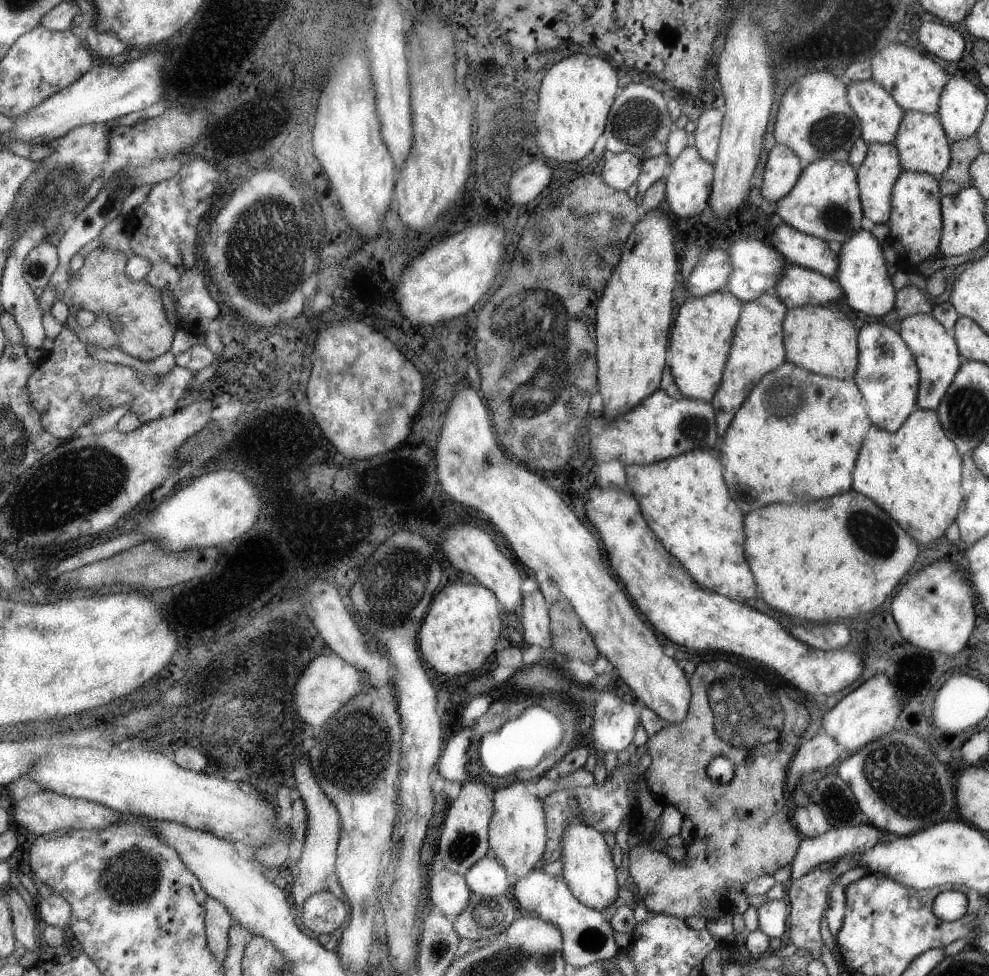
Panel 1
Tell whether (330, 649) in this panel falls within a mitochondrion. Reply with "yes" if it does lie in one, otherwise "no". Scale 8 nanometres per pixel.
no

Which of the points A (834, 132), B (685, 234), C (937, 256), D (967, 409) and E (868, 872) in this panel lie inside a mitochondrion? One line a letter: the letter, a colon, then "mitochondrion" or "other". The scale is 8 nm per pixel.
A: mitochondrion
B: other
C: other
D: mitochondrion
E: other

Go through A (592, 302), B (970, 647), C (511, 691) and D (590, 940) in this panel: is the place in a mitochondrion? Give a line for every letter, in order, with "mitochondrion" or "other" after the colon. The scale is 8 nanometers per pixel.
A: other
B: other
C: other
D: mitochondrion

